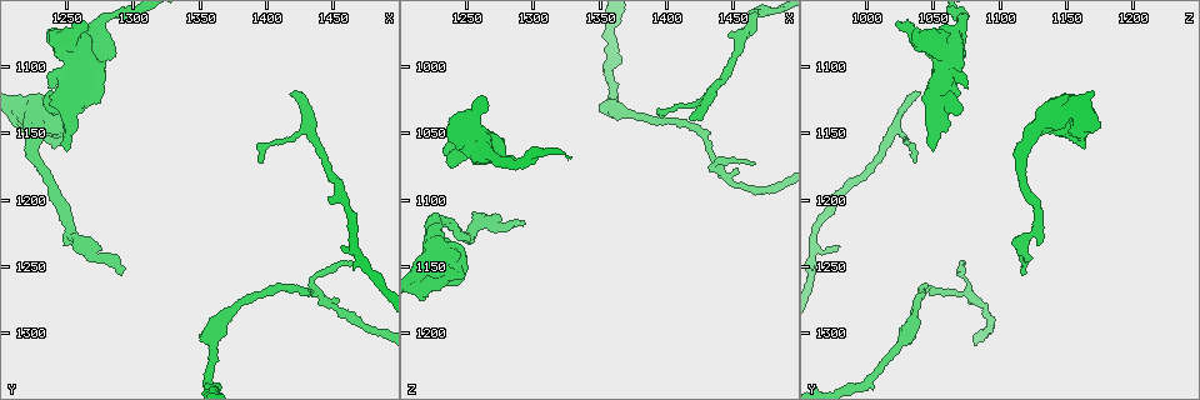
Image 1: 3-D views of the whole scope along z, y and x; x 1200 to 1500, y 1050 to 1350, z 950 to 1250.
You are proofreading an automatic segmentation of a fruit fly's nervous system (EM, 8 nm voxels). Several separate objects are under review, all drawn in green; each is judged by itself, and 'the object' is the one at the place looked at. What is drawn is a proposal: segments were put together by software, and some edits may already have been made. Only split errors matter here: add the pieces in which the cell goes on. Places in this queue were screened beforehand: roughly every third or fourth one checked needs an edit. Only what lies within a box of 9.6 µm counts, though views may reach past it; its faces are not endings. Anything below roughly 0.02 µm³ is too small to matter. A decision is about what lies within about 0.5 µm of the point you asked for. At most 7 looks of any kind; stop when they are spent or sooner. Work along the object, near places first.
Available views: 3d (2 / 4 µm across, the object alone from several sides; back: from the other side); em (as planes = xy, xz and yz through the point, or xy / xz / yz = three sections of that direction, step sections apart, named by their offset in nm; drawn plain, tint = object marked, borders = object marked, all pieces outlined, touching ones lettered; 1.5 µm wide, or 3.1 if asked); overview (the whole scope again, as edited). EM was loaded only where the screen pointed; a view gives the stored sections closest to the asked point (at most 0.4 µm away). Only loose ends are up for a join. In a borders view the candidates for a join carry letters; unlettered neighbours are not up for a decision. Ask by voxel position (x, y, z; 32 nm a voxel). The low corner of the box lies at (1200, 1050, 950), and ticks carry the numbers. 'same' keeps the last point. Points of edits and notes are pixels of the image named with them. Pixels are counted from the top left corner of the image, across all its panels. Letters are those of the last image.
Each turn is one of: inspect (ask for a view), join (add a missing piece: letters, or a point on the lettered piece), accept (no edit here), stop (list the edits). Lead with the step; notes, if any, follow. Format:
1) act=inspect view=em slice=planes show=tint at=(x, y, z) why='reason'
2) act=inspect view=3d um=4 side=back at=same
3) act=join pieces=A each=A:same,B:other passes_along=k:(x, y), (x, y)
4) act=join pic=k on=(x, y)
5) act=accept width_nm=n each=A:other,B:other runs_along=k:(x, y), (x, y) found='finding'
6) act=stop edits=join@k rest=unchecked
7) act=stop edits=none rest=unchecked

act=inspect view=3d um=2 side=back at=(1292, 1254, 1118)

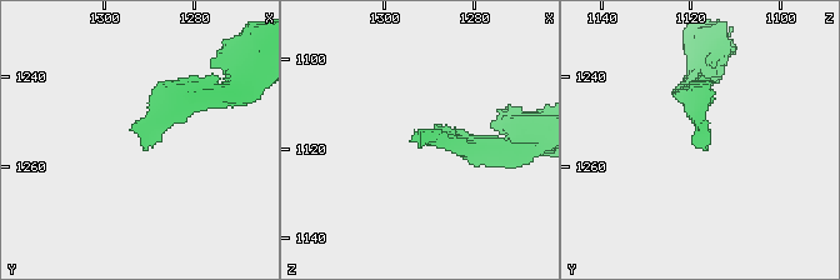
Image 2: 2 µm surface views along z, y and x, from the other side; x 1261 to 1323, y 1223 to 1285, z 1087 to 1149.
act=inspect view=em slice=xz step=4 show=borders at=(1294, 1251, 1118) why='shape alone is not enough'

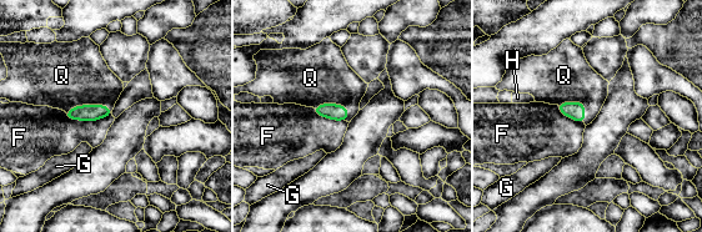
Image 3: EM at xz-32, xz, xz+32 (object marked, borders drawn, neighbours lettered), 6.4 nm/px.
act=inspect view=em slice=planes show=borders at=same

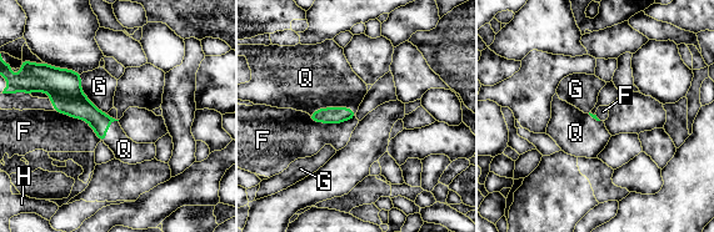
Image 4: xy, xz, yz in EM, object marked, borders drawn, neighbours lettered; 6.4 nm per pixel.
act=join pieces=Q each=F:other,G:other,H:other,Q:same found='it goes on there'

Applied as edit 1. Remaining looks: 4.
act=inspect view=em slice=planes show=borders at=(1252, 1162, 1050) why='free end'

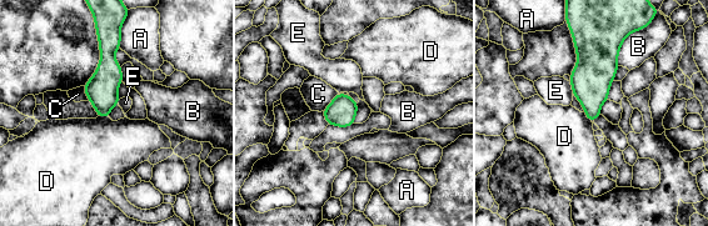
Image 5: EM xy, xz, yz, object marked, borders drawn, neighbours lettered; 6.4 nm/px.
act=accept each=A:other,B:other,C:other,D:other,E:other border=5:(98, 115), (108, 117) found='no lettered piece goes on from it'

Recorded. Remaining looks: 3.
act=inspect view=em slice=planes show=tint at=(1418, 1120, 1040) why='an open end'

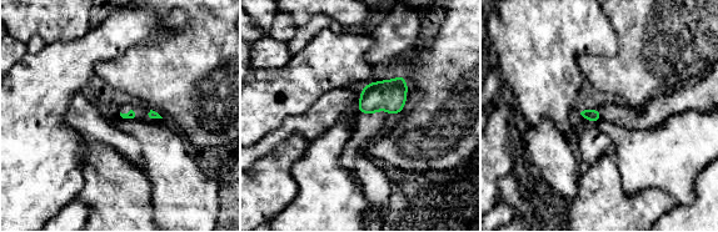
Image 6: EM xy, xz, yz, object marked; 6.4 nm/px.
act=inspect view=em slice=planes show=borders at=same why='what lies round it'

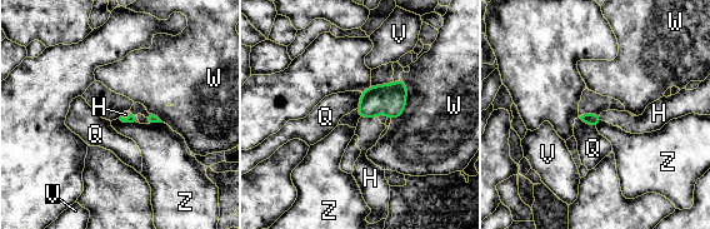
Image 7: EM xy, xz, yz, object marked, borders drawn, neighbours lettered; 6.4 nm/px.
act=join pieces=H each=H:same,Q:other,V:other,W:other,Z:other found='it goes on there'

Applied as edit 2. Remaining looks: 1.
act=stop edits=join@4,join@7 rest=unchecked

